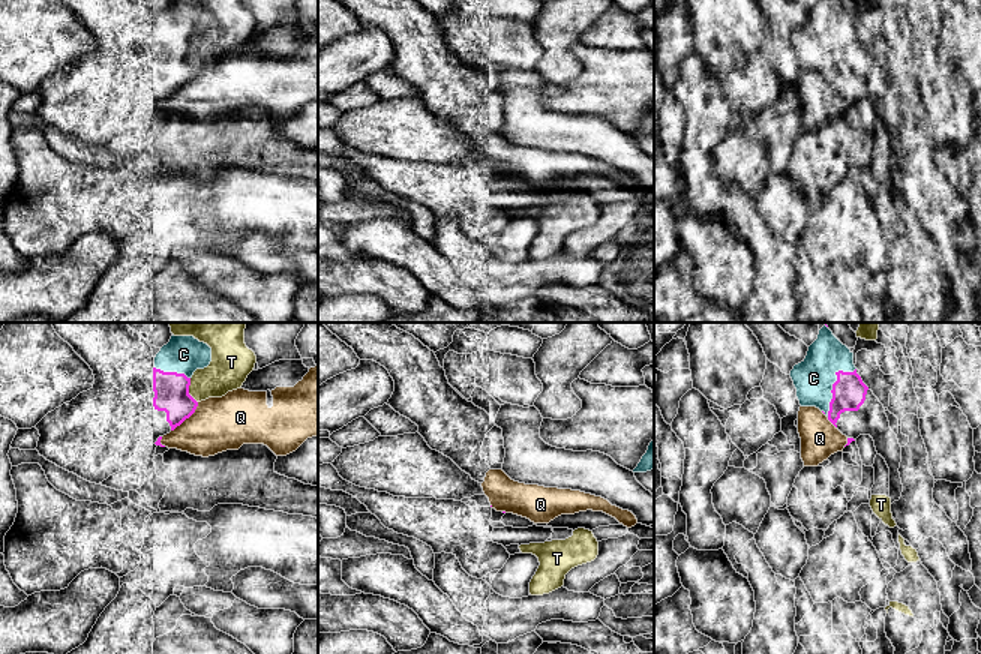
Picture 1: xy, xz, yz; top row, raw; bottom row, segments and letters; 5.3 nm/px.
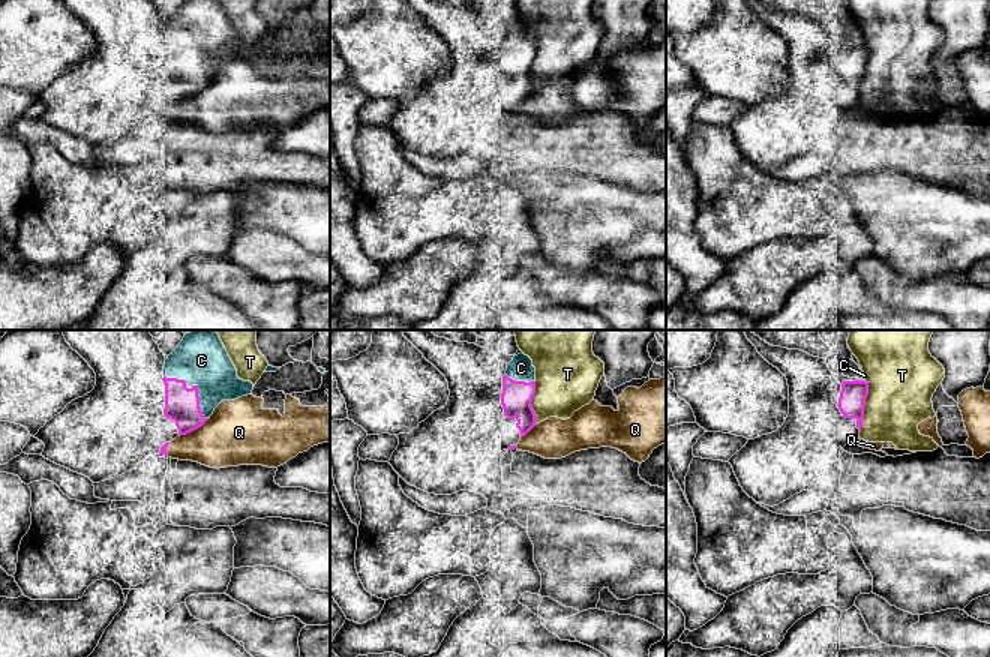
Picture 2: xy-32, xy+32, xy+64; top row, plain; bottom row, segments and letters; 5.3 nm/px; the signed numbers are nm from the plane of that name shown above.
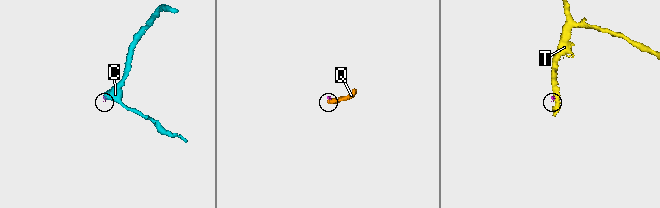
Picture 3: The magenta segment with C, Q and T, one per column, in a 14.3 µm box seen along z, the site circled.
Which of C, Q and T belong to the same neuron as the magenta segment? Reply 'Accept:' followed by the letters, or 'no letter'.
Accept: C

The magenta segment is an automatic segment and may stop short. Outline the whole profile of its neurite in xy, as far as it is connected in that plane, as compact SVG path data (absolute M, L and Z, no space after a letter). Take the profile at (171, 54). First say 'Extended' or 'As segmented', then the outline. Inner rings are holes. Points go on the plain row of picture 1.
Extended. M171 0L154 21L153 70L166 76L174 94L189 82L198 66L189 58L190 42L196 33L212 26L212 12L194 0Z

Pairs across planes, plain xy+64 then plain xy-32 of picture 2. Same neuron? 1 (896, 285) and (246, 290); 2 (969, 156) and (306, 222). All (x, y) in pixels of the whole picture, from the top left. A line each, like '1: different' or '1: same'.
1: same
2: different

